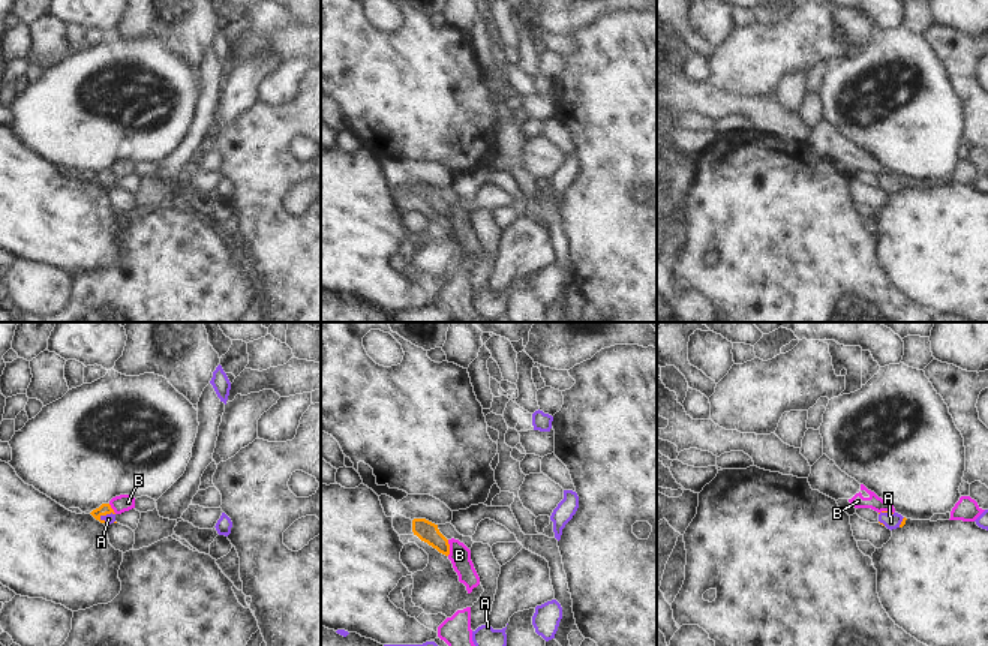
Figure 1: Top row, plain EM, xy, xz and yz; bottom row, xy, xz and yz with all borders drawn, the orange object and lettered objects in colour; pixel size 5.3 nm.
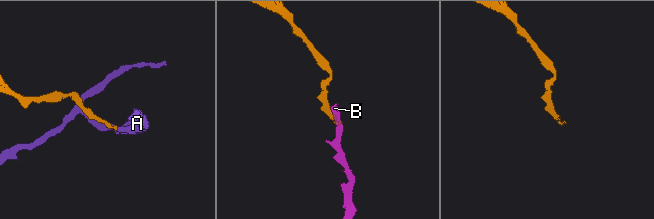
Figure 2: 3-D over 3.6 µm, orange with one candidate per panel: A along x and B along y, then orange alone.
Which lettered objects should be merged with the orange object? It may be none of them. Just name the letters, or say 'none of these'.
A

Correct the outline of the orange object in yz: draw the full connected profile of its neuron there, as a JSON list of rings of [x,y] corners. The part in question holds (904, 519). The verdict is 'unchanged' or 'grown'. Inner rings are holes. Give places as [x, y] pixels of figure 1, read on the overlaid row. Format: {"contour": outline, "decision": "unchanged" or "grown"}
{"contour": [[[892,511],[879,513],[879,523],[886,526],[891,531],[897,528],[903,528],[906,525],[906,520],[907,519],[898,513],[892,513]]], "decision": "grown"}

